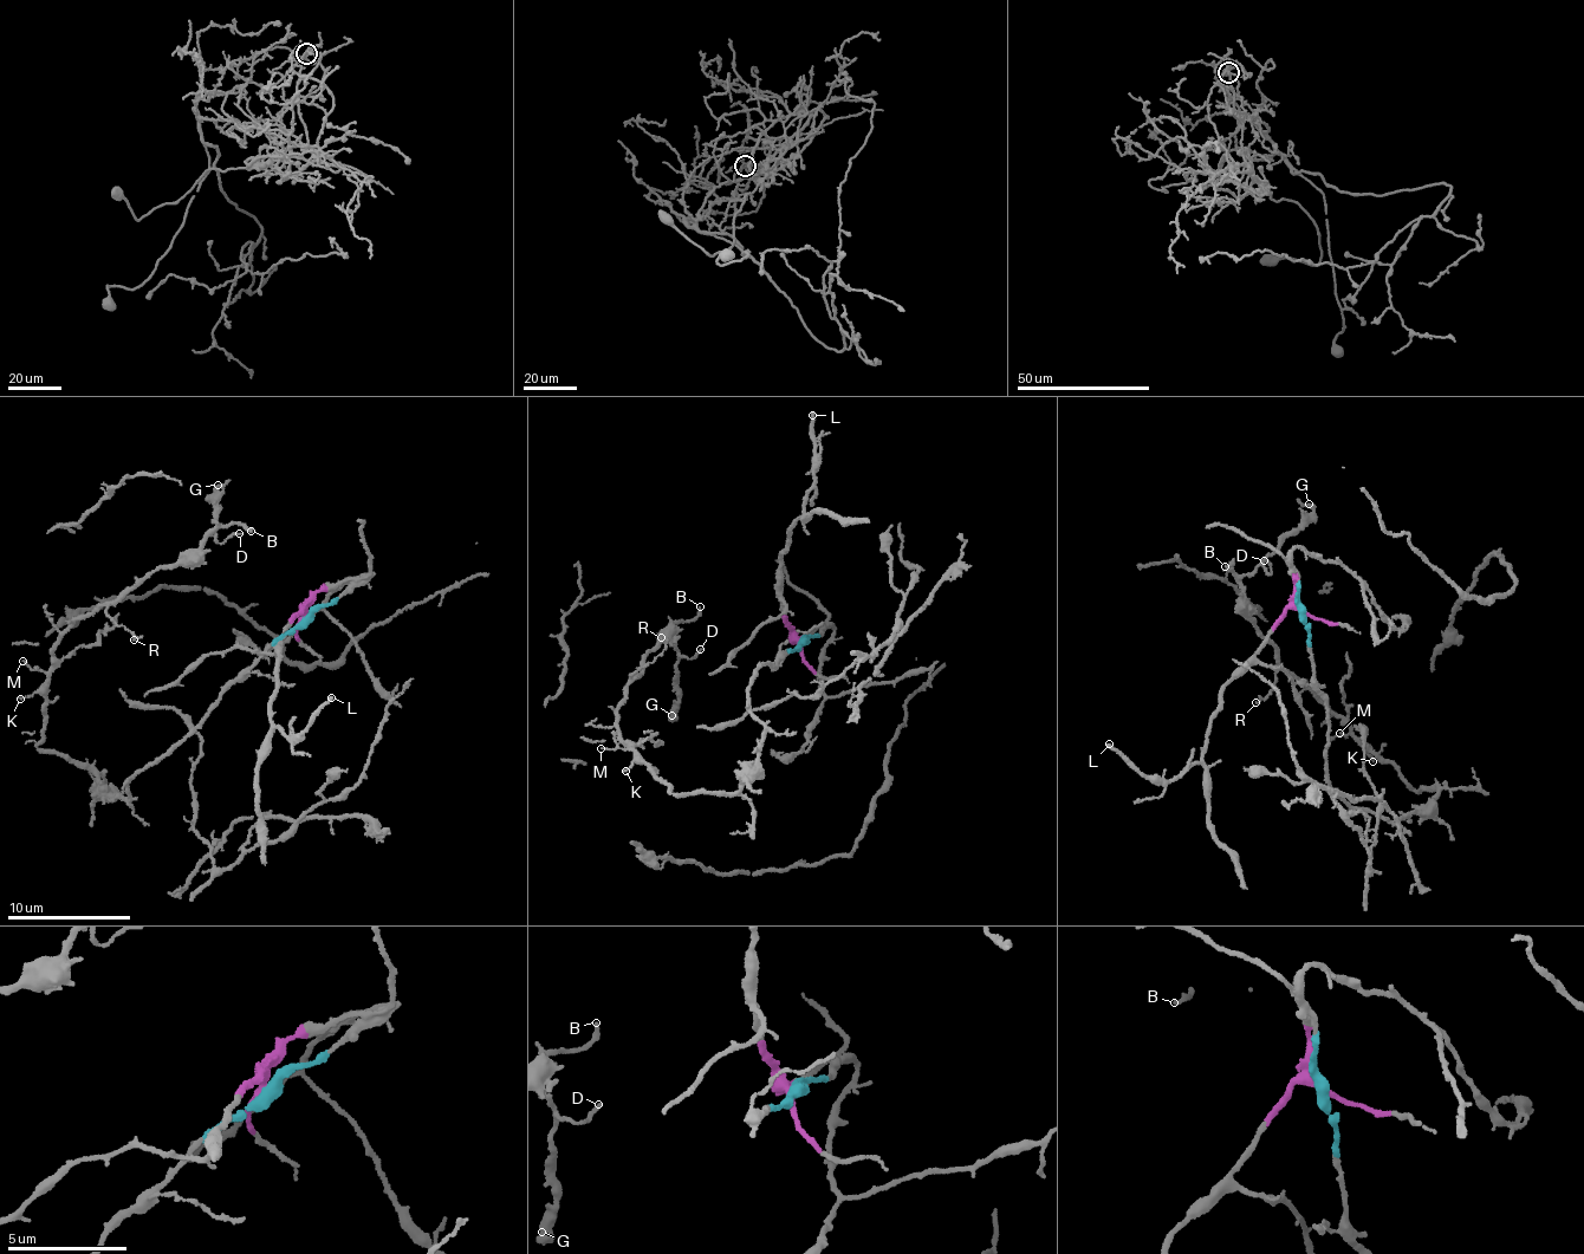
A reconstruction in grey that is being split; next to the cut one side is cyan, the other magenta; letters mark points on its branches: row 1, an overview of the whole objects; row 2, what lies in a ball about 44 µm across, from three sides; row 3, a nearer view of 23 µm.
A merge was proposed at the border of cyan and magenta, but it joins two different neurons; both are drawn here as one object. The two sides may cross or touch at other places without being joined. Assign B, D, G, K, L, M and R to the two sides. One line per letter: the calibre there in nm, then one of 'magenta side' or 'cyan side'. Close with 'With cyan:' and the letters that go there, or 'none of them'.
B: 200 nm | cyan side
D: 140 nm | cyan side
G: 200 nm | cyan side
K: 120 nm | cyan side
L: 200 nm | magenta side
M: 100 nm | cyan side
R: 150 nm | cyan side
With cyan: B, D, G, K, M, R

